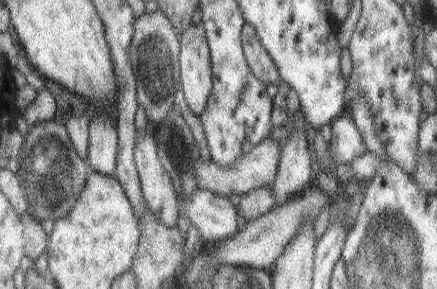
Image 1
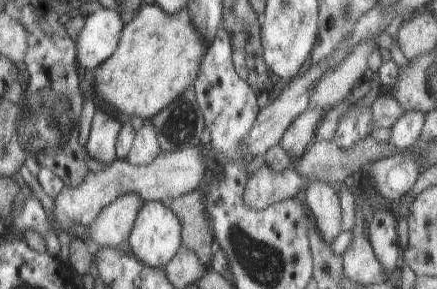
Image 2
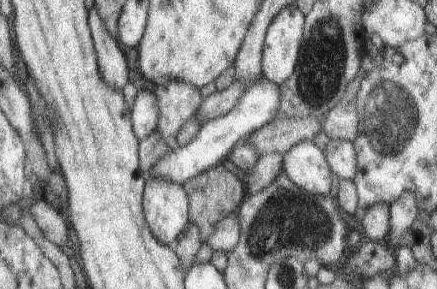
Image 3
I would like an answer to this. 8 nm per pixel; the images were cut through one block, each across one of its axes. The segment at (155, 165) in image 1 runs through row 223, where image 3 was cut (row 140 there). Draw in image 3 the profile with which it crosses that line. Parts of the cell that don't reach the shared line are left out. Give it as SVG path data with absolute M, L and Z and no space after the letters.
M173 80L171 84L157 86L155 92L159 94L161 102L161 124L159 130L163 140L171 146L171 152L179 148L179 132L195 116L203 104L205 98L201 98L201 92L197 86L187 84L183 80Z

